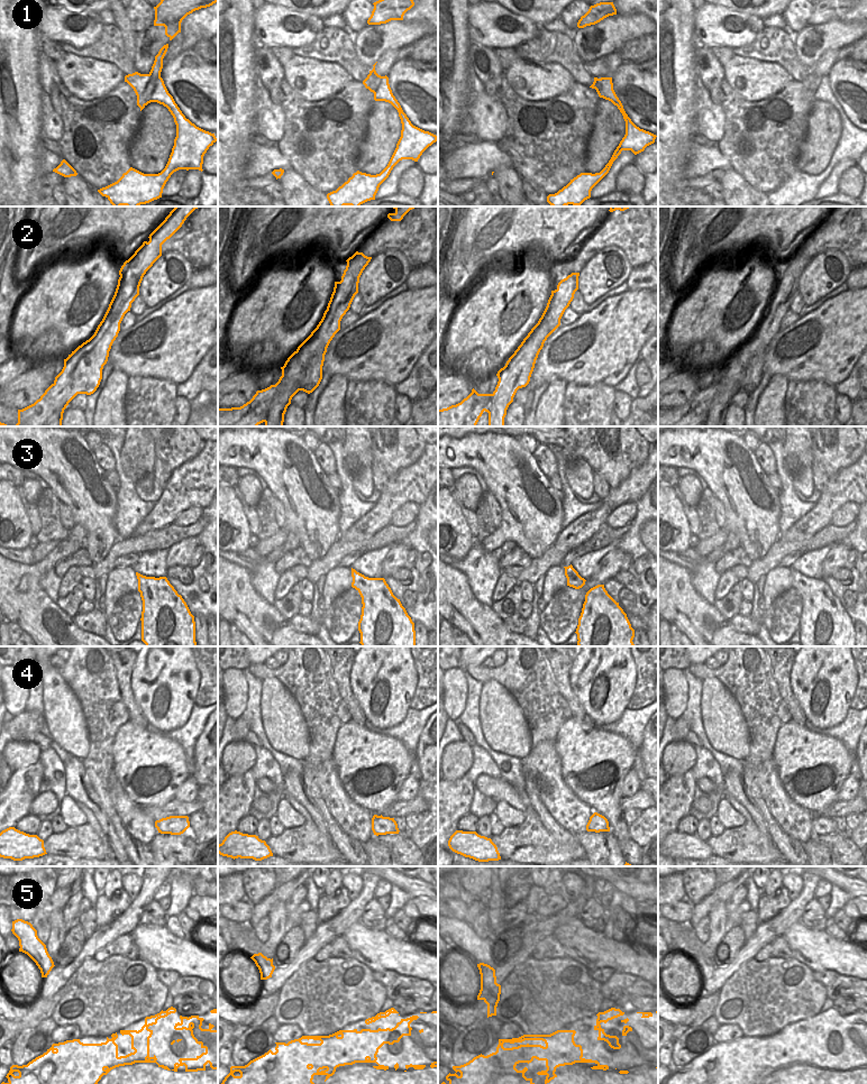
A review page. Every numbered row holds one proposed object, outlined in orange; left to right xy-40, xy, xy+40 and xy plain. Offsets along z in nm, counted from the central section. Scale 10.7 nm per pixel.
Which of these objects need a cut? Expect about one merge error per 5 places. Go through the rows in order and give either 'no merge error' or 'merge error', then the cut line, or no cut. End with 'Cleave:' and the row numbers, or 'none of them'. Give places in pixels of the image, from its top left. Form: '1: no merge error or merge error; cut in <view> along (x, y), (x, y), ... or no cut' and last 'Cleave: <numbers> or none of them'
1: merge error; cut in xy-40 along (149, 73), (155, 79), (160, 77)
2: merge error; cut in xy-40 along (67, 357), (71, 370), (80, 376), (57, 386)
3: no merge error; no cut
4: no merge error; no cut
5: no merge error; no cut
Cleave: 1, 2

